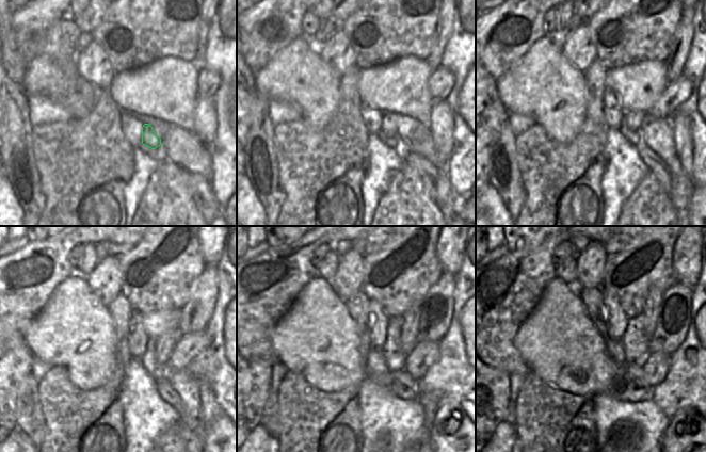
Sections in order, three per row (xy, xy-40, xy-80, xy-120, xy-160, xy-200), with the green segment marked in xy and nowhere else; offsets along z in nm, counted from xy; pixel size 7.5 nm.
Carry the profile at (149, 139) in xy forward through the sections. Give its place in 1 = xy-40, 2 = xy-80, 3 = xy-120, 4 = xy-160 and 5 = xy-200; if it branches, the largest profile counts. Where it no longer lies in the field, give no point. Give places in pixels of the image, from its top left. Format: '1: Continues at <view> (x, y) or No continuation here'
1: Continues at xy-40 (389, 128)
2: Continues at xy-80 (631, 120)
3: Continues at xy-120 (155, 359)
4: Continues at xy-160 (403, 325)
5: Continues at xy-200 (641, 325).

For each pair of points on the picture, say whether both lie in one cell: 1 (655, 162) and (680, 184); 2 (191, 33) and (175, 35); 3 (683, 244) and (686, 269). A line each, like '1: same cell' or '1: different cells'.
1: same cell
2: same cell
3: same cell

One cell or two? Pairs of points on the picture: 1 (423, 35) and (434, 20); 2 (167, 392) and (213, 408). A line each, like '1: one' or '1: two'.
1: one
2: two

